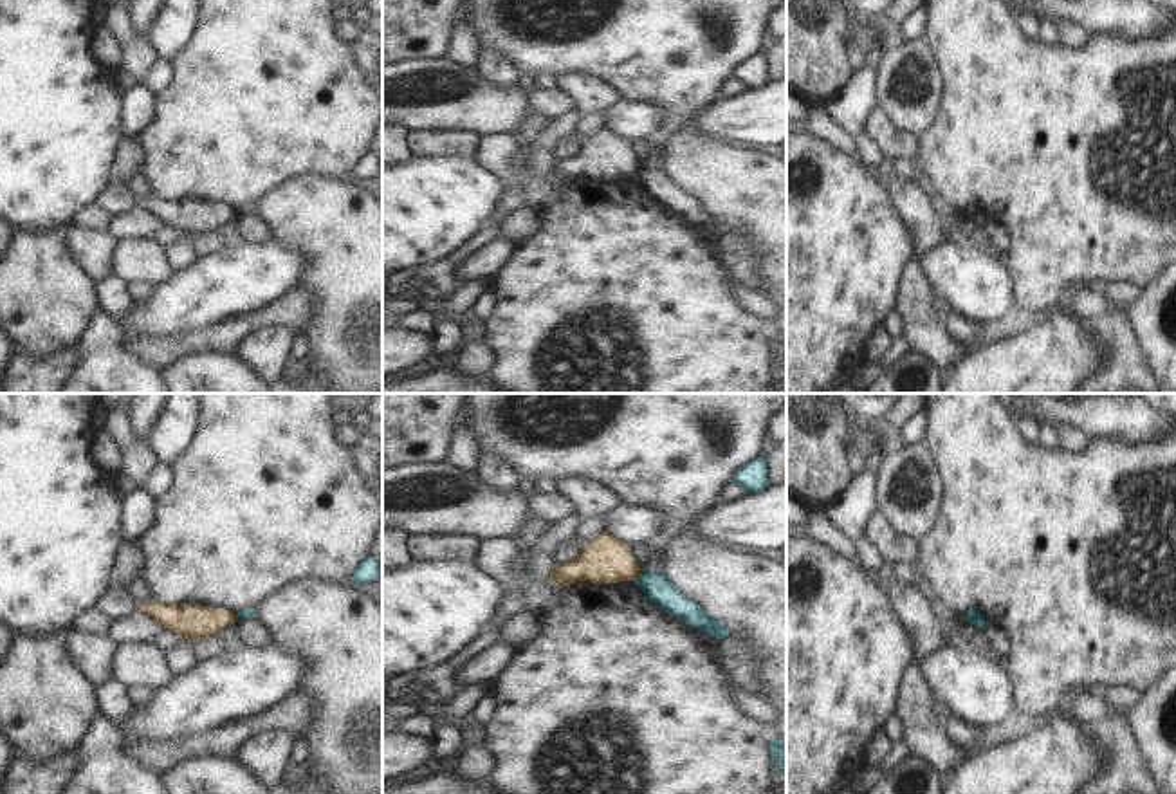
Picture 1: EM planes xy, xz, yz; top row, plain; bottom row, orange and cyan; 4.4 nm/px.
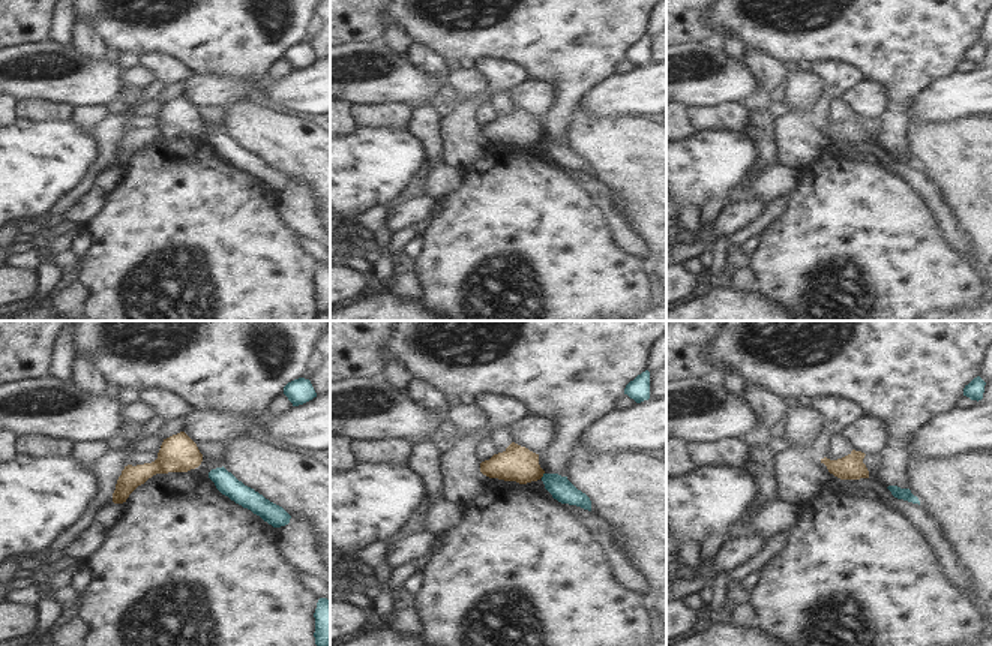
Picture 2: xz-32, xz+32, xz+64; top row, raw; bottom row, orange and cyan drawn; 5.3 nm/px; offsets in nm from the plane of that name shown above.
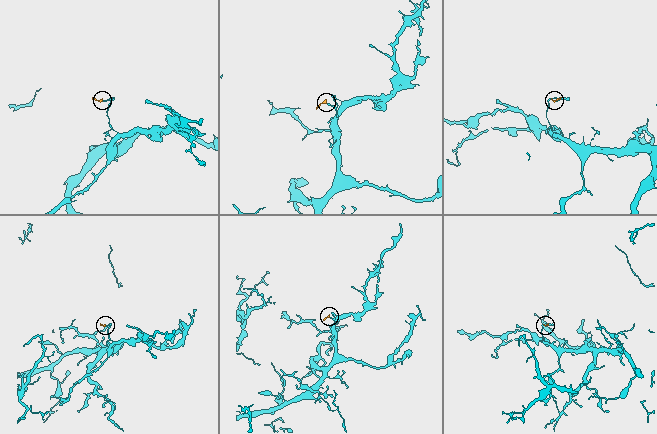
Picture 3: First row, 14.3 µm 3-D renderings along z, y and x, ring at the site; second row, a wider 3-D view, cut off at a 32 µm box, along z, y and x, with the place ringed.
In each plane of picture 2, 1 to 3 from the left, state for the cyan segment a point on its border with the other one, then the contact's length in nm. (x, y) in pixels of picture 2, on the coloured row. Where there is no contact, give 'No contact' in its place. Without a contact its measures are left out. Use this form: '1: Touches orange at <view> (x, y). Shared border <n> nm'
1: No contact
2: Touches orange at xz+32 (542, 475). Shared border 40 nm
3: No contact

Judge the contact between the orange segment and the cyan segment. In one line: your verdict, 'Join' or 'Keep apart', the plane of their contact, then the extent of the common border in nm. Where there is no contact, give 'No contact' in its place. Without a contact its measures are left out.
Keep apart. Touches orange in xz. Shared border 70 nm

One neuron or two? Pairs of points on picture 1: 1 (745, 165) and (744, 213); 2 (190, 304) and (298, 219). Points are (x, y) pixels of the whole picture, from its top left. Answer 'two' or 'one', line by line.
1: one
2: two

